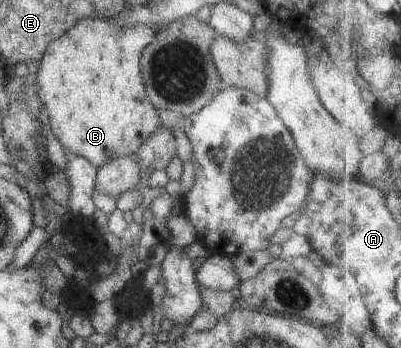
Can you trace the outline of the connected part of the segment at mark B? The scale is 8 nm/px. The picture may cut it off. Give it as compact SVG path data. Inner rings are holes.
M95 16L91 18L81 18L71 27L68 27L62 36L59 36L57 39L53 39L52 42L48 43L44 55L40 59L39 67L36 71L38 98L43 105L45 105L52 133L63 148L80 155L83 159L87 159L87 161L97 169L115 158L131 156L132 153L161 125L159 116L157 116L156 107L153 107L147 99L141 68L142 49L148 43L152 42L154 35L154 31L146 25L133 24L132 26L120 26L114 22L113 18L109 17L98 18Z

